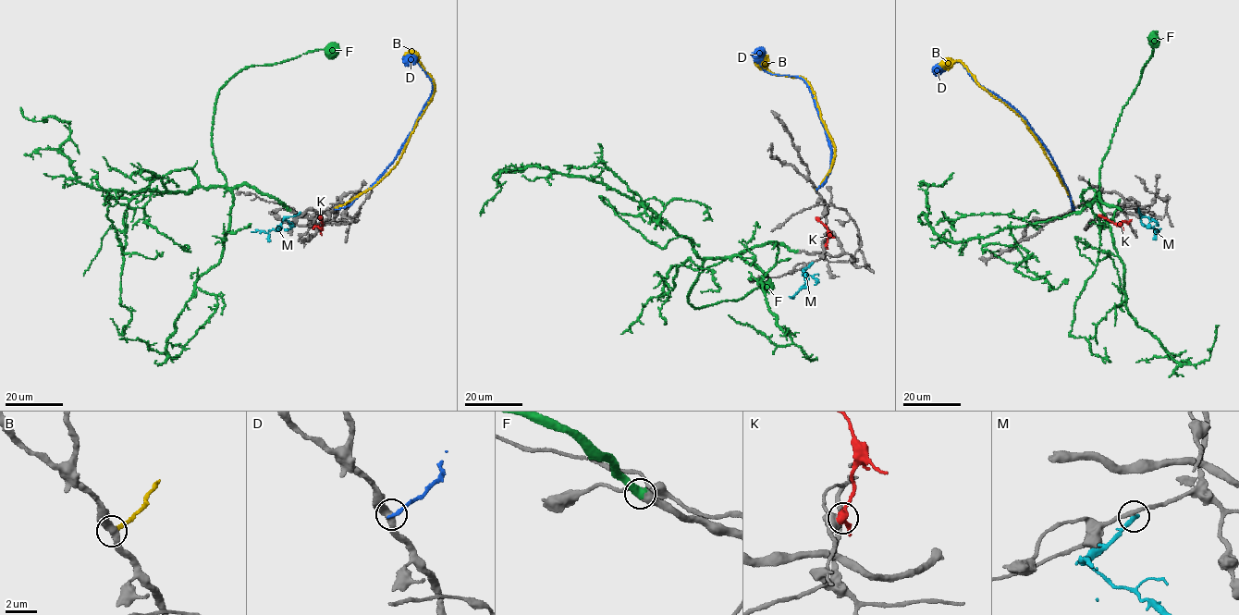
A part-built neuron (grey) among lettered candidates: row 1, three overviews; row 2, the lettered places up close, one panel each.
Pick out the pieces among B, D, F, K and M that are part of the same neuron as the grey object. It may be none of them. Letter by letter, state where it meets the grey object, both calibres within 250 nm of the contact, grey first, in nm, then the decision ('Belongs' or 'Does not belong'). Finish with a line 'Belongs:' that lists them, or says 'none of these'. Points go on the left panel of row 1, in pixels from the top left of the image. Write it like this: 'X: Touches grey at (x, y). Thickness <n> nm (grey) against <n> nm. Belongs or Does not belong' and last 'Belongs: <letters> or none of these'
B: Touches grey at (335, 207). Thickness 360 nm (grey) against 240 nm. Does not belong
D: Touches grey at (335, 209). Thickness 360 nm (grey) against 240 nm. Does not belong
F: Touches grey at (288, 210). Thickness 600 nm (grey) against 550 nm. Belongs
K: Touches grey at (313, 227). Thickness 600 nm (grey) against 360 nm. Does not belong
M: Touches grey at (300, 214). Thickness 280 nm (grey) against 360 nm. Does not belong
Belongs: F

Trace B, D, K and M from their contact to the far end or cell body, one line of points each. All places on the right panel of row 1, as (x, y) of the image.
B: (1073, 207), (1066, 188), (1020, 116), (981, 86), (959, 61), (947, 59), (940, 64)
D: (1073, 209), (1050, 154), (1024, 118), (1007, 102), (975, 80), (958, 61), (932, 69)
K: (1127, 223), (1113, 224), (1098, 215)
M: (1138, 209), (1141, 222), (1159, 230), (1157, 232)

